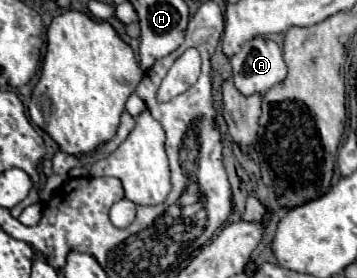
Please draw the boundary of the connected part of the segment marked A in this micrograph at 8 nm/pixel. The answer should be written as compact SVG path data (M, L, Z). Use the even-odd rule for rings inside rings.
M267 37L251 39L231 59L233 83L243 95L265 93L287 75L279 45Z

